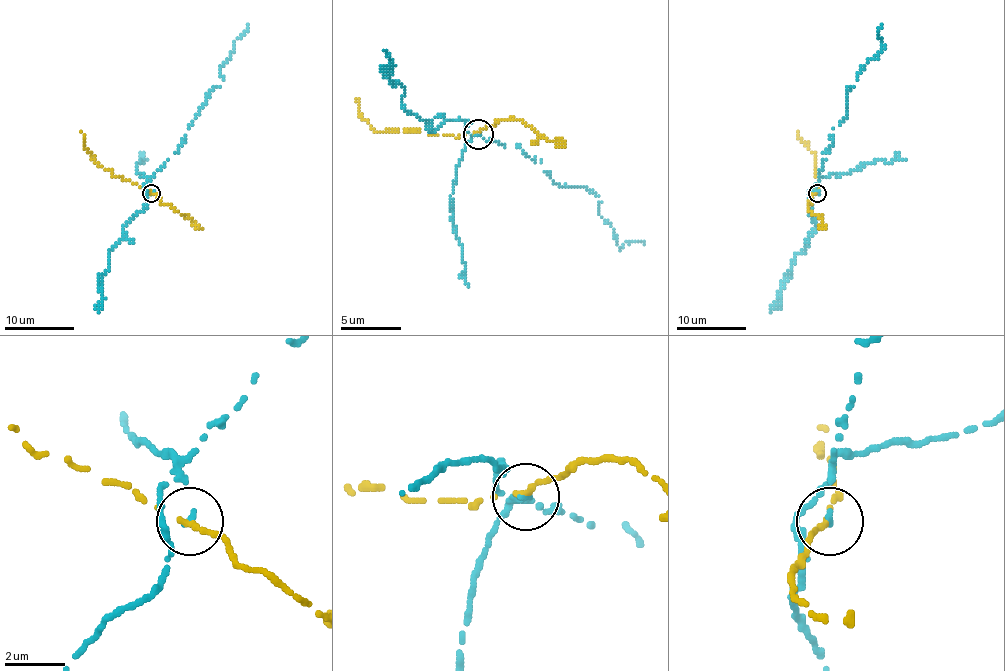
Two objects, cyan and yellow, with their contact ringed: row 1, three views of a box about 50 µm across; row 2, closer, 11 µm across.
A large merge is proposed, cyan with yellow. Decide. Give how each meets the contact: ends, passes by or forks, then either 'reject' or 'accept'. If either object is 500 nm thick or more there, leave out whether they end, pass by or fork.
cyan ends; yellow ends; reject

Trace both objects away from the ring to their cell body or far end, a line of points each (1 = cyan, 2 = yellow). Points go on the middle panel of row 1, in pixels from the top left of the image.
1: (477, 135), (516, 144), (541, 159), (553, 183), (598, 196), (598, 214), (619, 250), (626, 241), (644, 244)
2: (477, 132), (456, 138), (416, 132), (377, 132), (362, 120), (356, 99)

